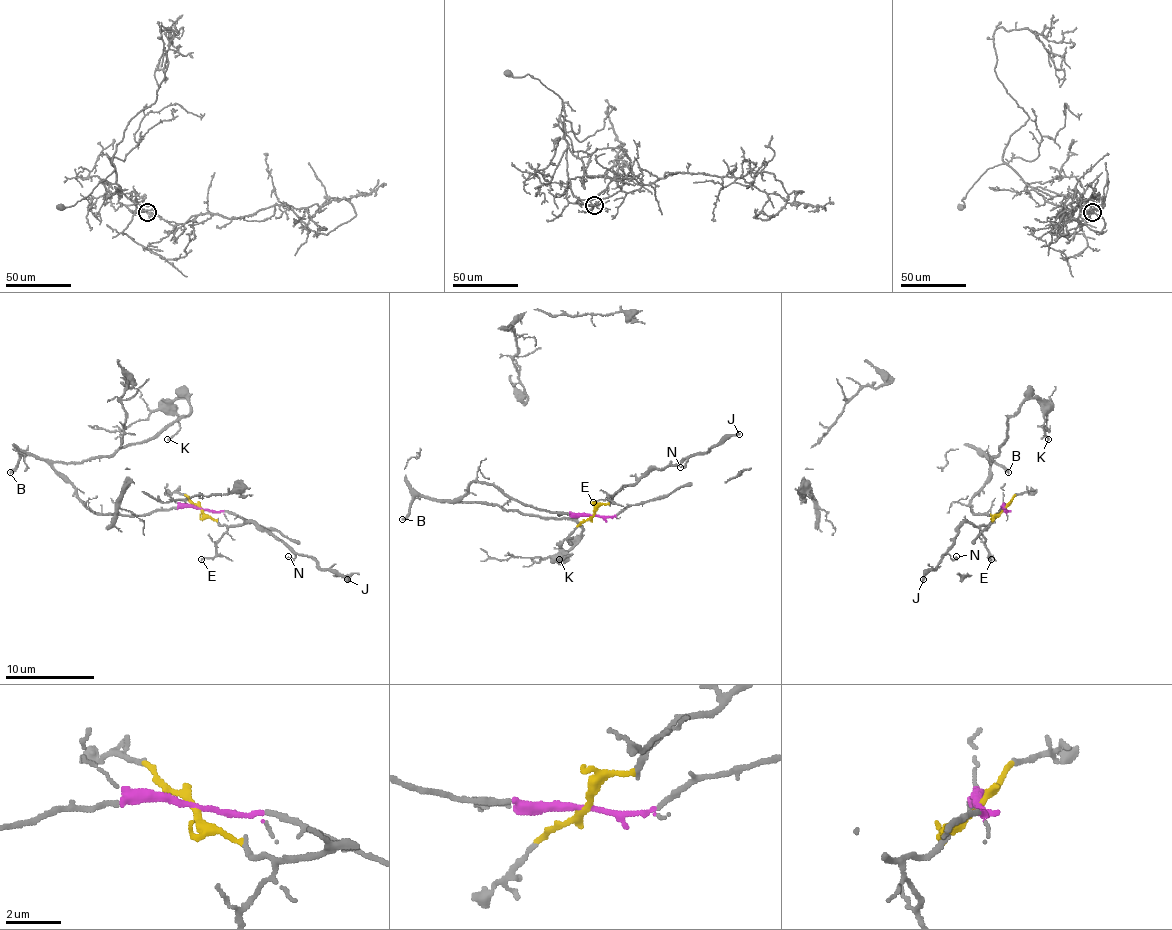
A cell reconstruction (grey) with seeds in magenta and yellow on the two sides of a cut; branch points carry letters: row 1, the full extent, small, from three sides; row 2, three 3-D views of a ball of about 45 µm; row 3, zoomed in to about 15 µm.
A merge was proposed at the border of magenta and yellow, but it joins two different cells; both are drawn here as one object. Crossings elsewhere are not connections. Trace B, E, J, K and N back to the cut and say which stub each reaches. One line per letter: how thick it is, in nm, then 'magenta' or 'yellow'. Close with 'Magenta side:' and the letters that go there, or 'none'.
B: 240 nm | magenta
E: 110 nm | yellow
J: 240 nm | yellow
K: 120 nm | magenta
N: 120 nm | yellow
Magenta side: B, K

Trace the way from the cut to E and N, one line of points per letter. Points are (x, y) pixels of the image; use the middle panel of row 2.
E: (592, 514), (619, 492), (592, 503)
N: (592, 514), (619, 492), (682, 458), (686, 463), (679, 467)

